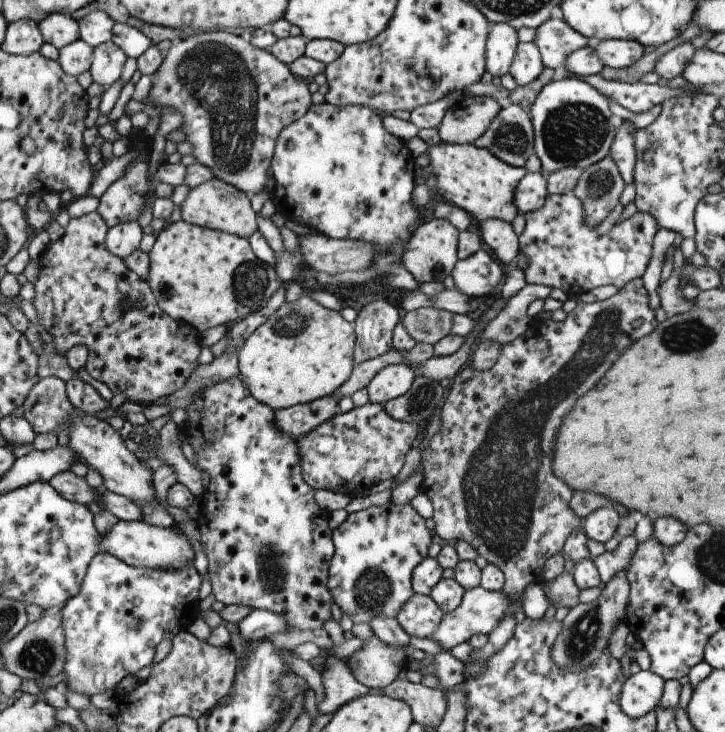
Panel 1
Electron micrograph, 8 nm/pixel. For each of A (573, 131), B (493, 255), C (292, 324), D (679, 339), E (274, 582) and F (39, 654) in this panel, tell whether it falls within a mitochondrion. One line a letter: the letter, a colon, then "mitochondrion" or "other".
A: mitochondrion
B: other
C: mitochondrion
D: mitochondrion
E: mitochondrion
F: mitochondrion

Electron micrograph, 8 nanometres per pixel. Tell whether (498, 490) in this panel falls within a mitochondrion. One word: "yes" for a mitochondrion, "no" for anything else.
yes

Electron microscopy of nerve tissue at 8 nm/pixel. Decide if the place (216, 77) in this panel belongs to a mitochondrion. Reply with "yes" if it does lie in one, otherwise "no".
yes

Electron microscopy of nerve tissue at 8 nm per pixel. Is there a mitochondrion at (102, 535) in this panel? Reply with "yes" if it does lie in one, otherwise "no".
no

